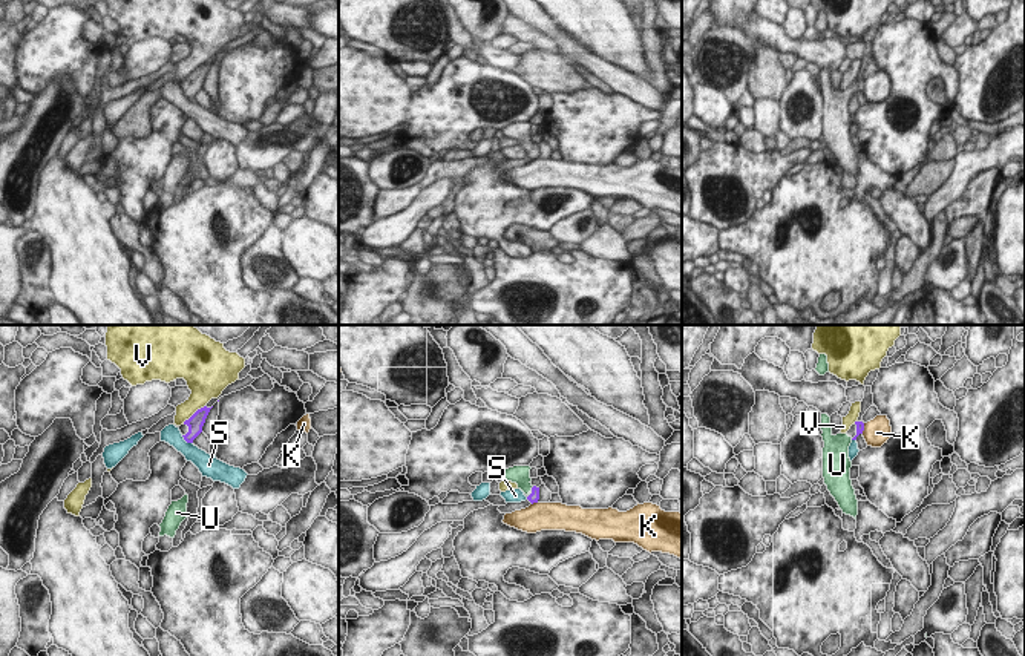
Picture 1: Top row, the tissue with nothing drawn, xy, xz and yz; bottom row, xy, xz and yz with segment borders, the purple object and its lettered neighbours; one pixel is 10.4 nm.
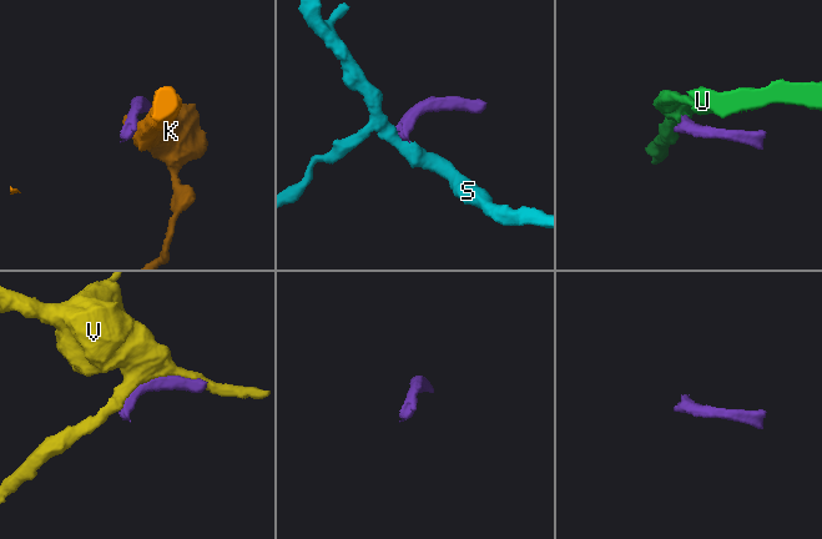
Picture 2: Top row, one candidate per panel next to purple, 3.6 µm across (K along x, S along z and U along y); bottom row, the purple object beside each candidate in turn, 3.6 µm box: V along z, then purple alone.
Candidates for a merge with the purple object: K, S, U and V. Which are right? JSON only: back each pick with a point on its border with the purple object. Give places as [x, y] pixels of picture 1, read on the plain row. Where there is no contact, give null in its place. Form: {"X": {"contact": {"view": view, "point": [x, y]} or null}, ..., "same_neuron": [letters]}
{"U": {"contact": {"view": "xz", "point": [532, 144]}}, "same_neuron": ["U"]}

